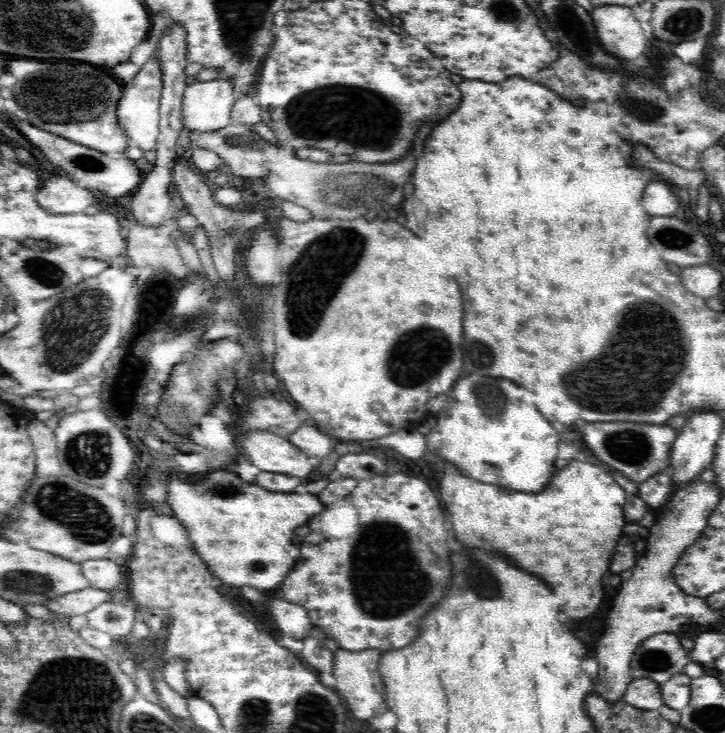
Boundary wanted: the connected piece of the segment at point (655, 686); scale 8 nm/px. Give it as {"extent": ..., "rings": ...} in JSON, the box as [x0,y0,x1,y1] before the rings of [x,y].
{"extent":[622,678,665,710],"rings":[[[649,678],[629,682],[622,700],[643,710],[659,710],[665,706],[661,695],[661,683]]]}

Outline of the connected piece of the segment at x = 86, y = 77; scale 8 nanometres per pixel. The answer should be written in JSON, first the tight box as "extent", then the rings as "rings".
{"extent":[4,58,130,153],"rings":[[[30,58],[12,60],[4,68],[17,80],[14,100],[16,106],[26,110],[32,126],[105,153],[122,153],[130,145],[116,121],[121,84],[101,68],[90,64],[50,64]]]}

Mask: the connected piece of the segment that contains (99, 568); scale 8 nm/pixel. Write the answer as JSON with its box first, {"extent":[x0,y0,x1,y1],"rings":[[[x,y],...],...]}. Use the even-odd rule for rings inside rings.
{"extent":[80,558,125,591],"rings":[[[92,558],[80,564],[84,577],[90,582],[92,588],[111,591],[124,580],[124,574],[120,568],[125,570],[125,567],[118,566],[110,559]]]}

